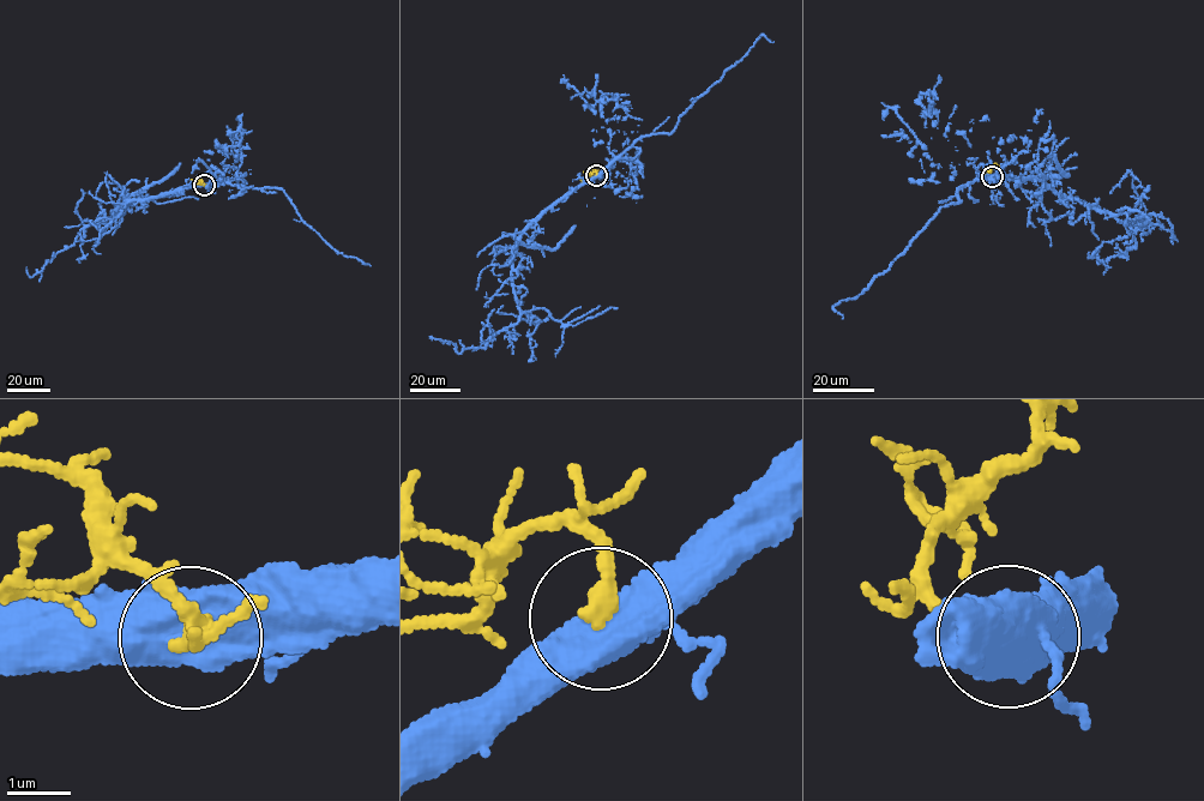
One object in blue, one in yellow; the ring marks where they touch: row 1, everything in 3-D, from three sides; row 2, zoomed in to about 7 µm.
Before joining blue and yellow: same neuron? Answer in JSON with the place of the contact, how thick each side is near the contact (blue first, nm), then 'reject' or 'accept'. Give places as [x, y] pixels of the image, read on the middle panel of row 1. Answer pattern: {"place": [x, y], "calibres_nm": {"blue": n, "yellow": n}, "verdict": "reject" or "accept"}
{"place": [596, 175], "calibres_nm": {"blue": 650, "yellow": 280}, "verdict": "accept"}

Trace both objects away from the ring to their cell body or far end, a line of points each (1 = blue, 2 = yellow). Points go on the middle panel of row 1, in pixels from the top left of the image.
1: (596, 175), (543, 210), (522, 235), (511, 270), (516, 323), (489, 337), (486, 348), (459, 353), (428, 336)
2: (596, 175), (595, 172), (581, 179)

